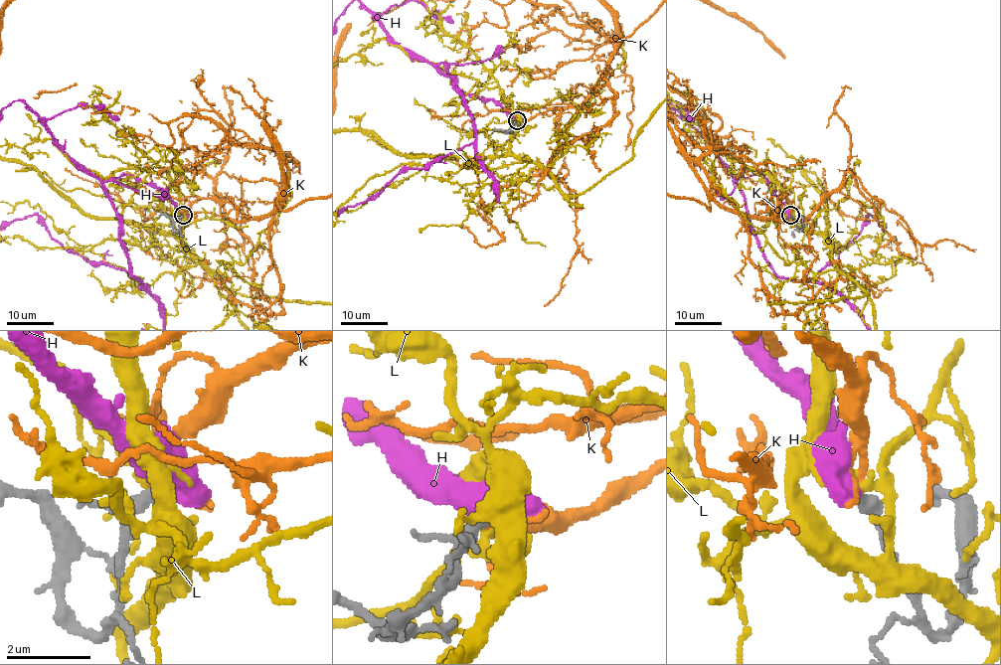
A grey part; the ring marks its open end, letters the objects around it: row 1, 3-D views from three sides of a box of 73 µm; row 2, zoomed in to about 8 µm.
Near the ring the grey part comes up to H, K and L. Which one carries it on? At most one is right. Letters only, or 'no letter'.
K

